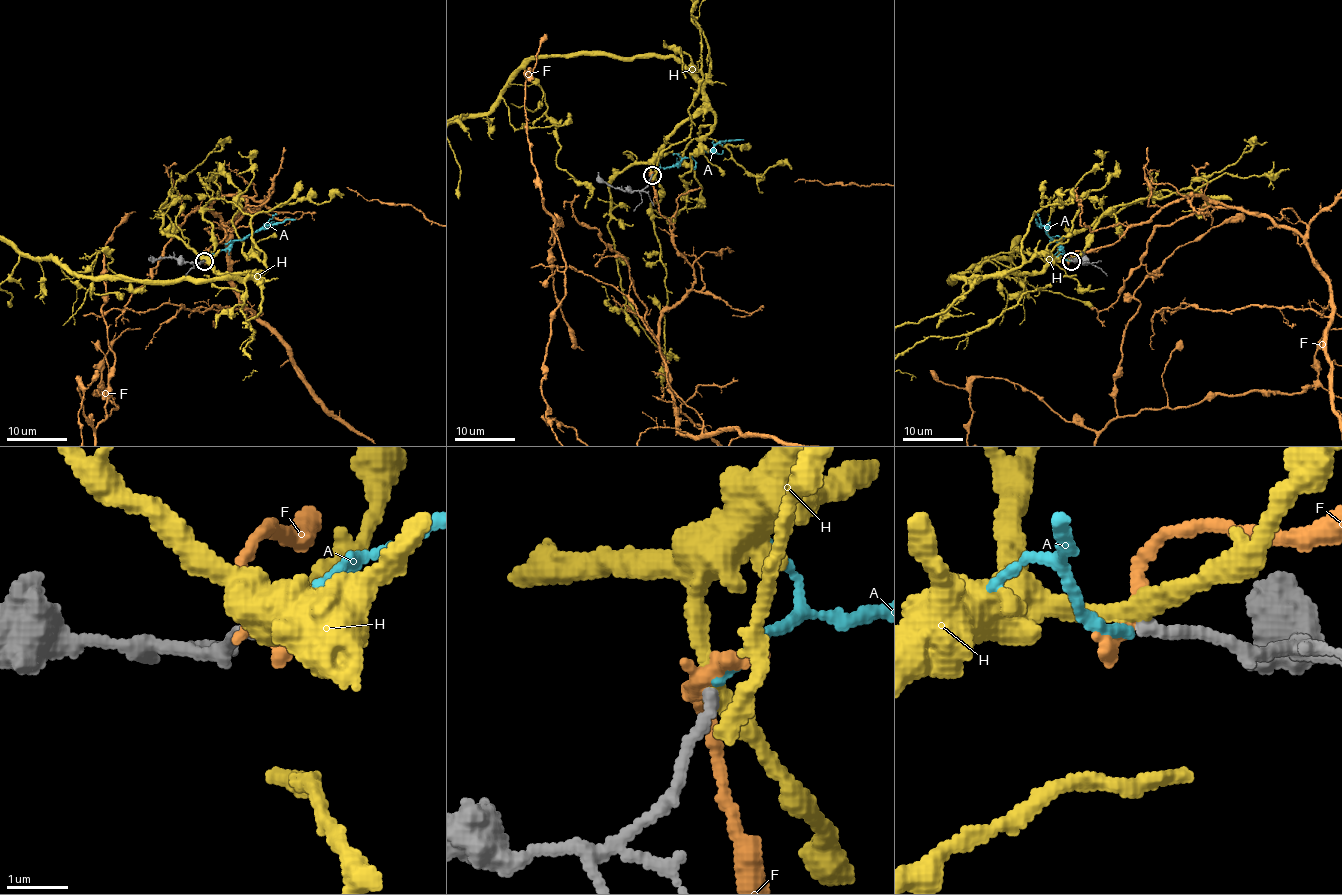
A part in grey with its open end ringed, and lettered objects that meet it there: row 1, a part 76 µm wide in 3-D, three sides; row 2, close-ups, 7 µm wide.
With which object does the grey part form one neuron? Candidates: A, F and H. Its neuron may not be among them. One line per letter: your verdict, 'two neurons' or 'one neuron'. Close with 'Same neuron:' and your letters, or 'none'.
A: one neuron
F: two neurons
H: two neurons
Same neuron: A

